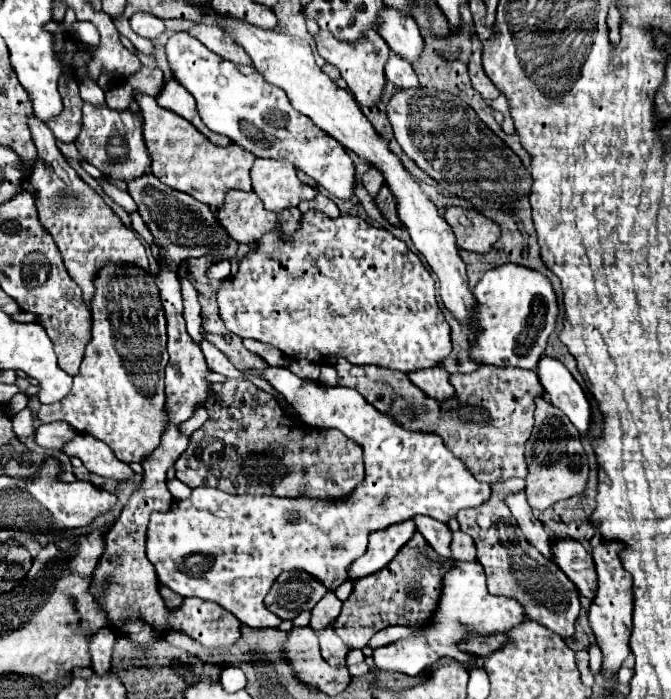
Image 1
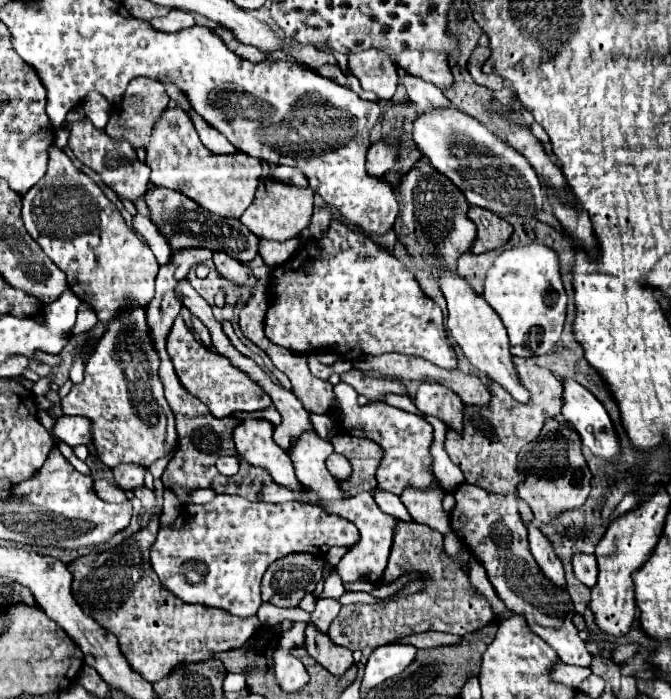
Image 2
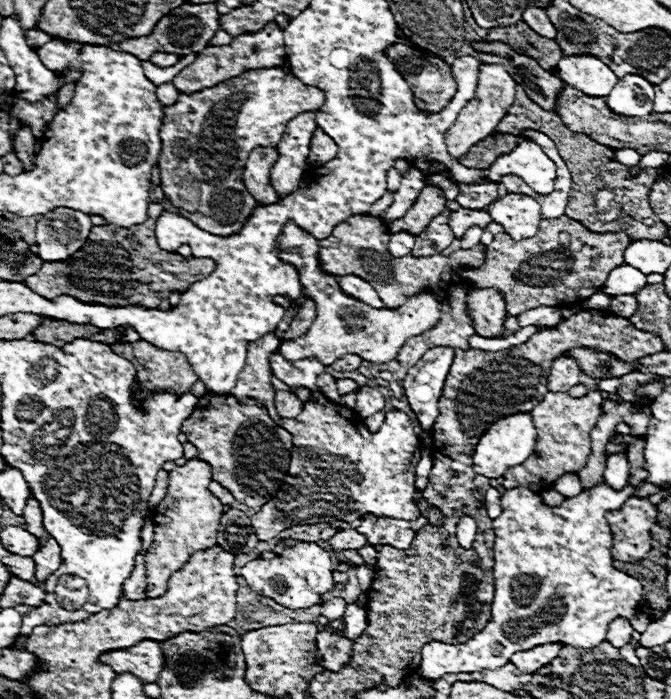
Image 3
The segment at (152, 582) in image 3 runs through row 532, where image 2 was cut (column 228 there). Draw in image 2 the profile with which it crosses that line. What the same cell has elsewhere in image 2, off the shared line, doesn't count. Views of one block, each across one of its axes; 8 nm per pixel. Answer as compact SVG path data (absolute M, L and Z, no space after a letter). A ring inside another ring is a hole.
M166 108L164 116L156 120L152 140L146 146L146 164L152 170L150 182L154 186L178 190L212 214L226 218L240 218L248 204L252 204L262 172L260 160L242 152L234 152L228 156L212 154L200 142L190 116L180 108Z

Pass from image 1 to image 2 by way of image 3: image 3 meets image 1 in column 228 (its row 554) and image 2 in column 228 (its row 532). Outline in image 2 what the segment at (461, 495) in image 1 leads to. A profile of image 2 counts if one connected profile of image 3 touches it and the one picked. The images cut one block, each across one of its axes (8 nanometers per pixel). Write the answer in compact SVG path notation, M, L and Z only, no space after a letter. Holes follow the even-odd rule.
M220 494L208 504L186 504L180 508L180 516L172 522L172 526L164 526L158 532L150 548L150 564L158 574L162 586L176 594L180 600L189 604L203 604L220 608L241 618L256 616L262 600L260 600L260 580L266 568L288 556L298 552L308 552L314 556L324 556L332 546L352 548L358 542L356 526L348 520L342 520L336 514L324 512L318 506L286 502L286 504L264 504L250 502L240 496Z

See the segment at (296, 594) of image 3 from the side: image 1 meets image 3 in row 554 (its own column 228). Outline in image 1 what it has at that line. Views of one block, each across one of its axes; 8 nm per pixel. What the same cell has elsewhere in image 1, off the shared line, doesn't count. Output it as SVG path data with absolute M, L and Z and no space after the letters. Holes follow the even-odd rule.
M308 210L302 214L300 218L300 228L288 236L282 238L278 230L268 232L260 238L260 242L256 244L256 248L252 252L248 252L240 264L238 264L238 272L236 276L230 276L216 292L216 300L218 300L218 312L220 318L224 322L224 326L240 336L240 338L252 338L264 344L270 344L278 350L282 350L282 354L290 360L310 360L314 364L334 364L336 358L346 358L348 362L356 364L356 366L382 366L382 368L390 368L390 370L400 370L400 372L414 372L414 370L422 370L422 368L432 368L438 366L452 350L452 342L450 342L450 326L444 320L444 314L438 306L436 300L436 290L434 290L434 280L430 276L430 272L424 268L424 264L420 262L420 258L398 238L394 238L388 230L384 228L376 228L372 224L366 224L366 220L358 218L358 216L338 216L338 218L328 218L318 210Z

